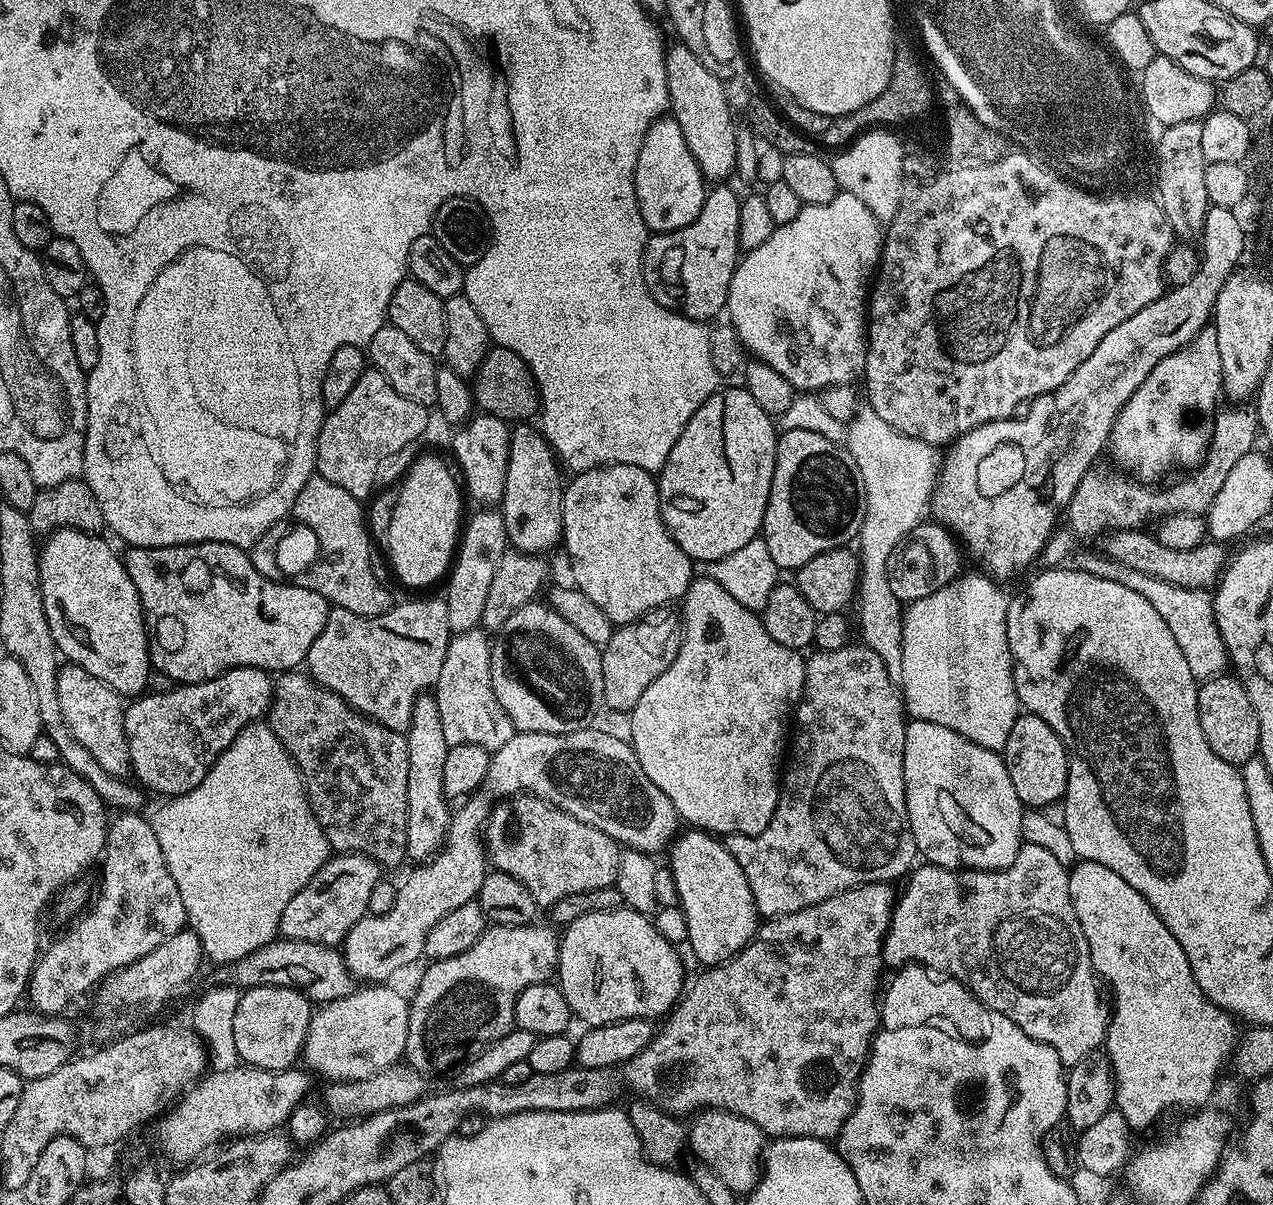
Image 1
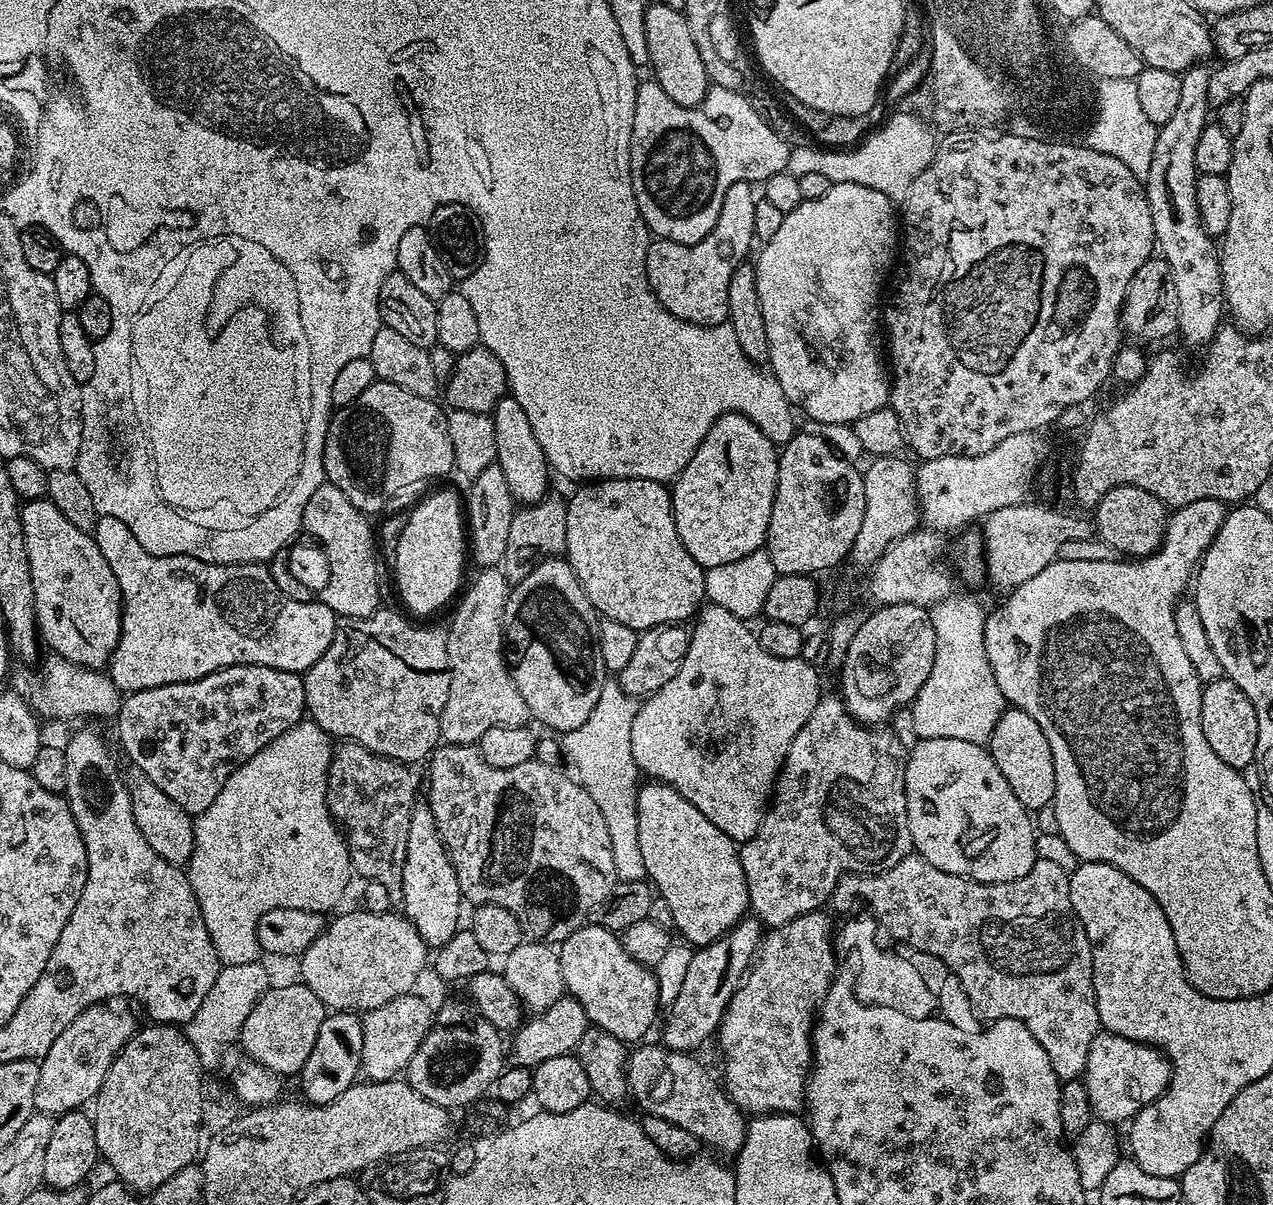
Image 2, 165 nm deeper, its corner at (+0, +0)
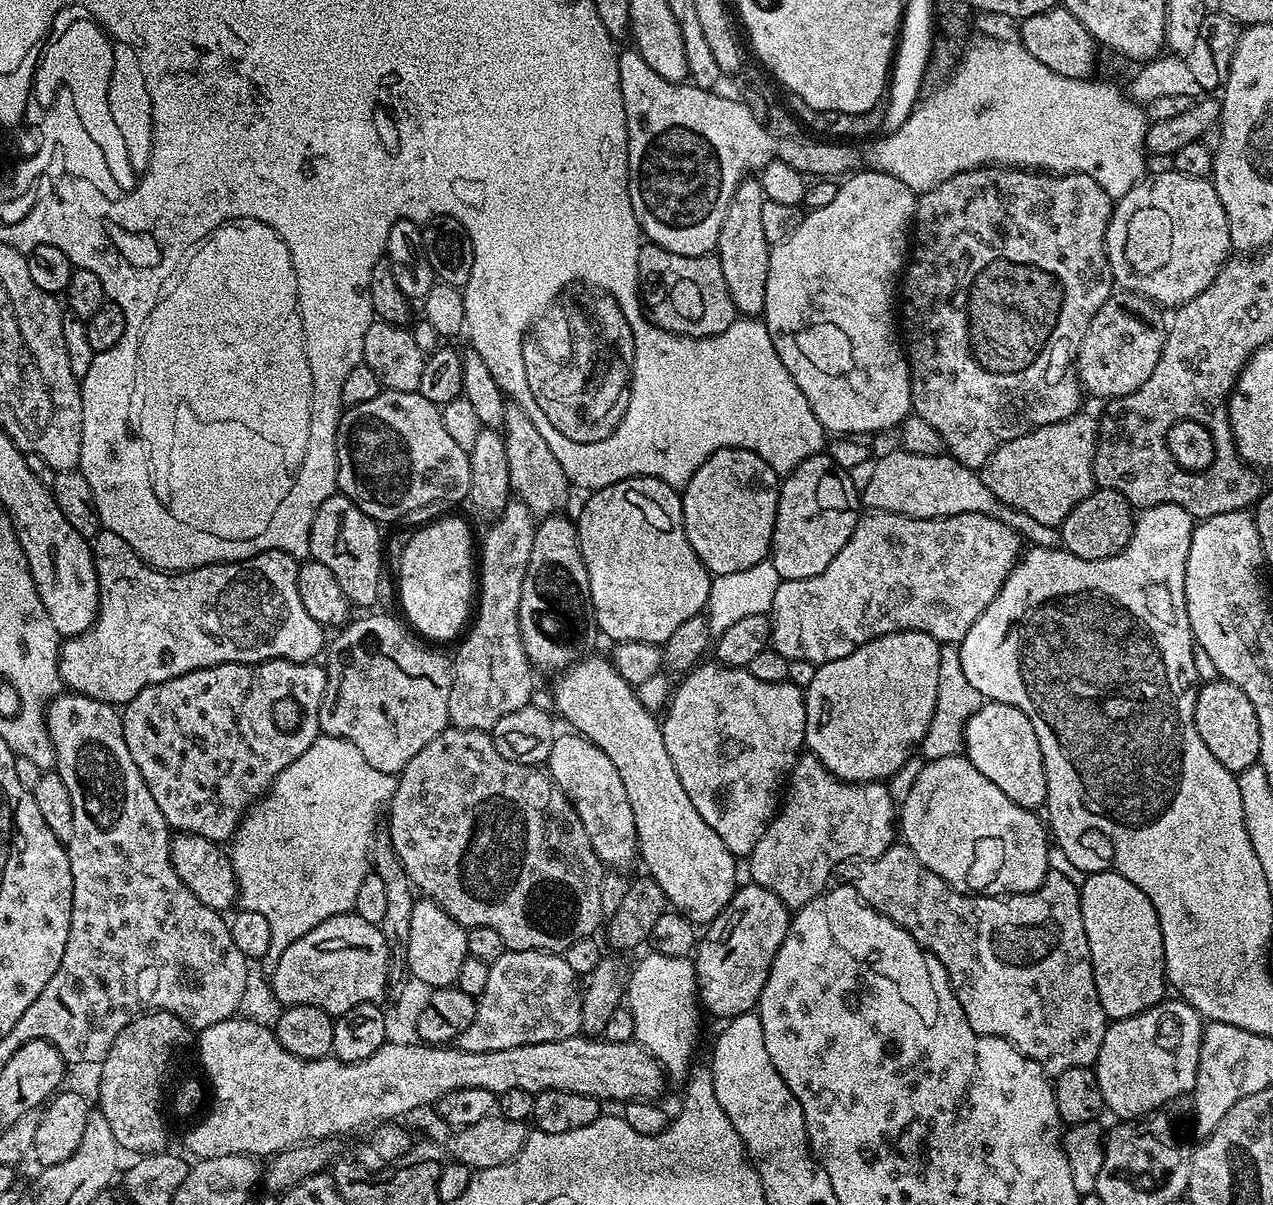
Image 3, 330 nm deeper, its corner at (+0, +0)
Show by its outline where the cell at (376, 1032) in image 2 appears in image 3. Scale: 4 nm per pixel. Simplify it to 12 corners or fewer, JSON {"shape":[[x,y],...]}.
{"shape":[[505,950],[458,1046],[514,1050],[582,1026],[563,955]]}

